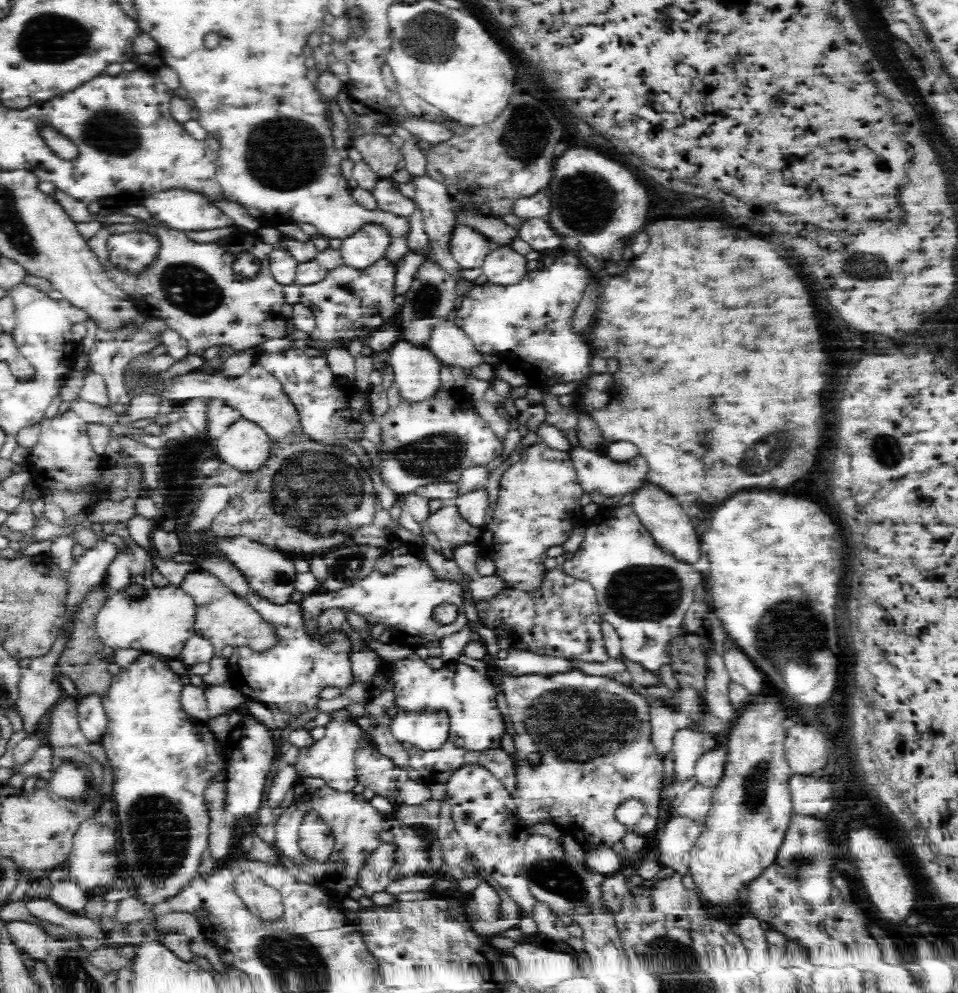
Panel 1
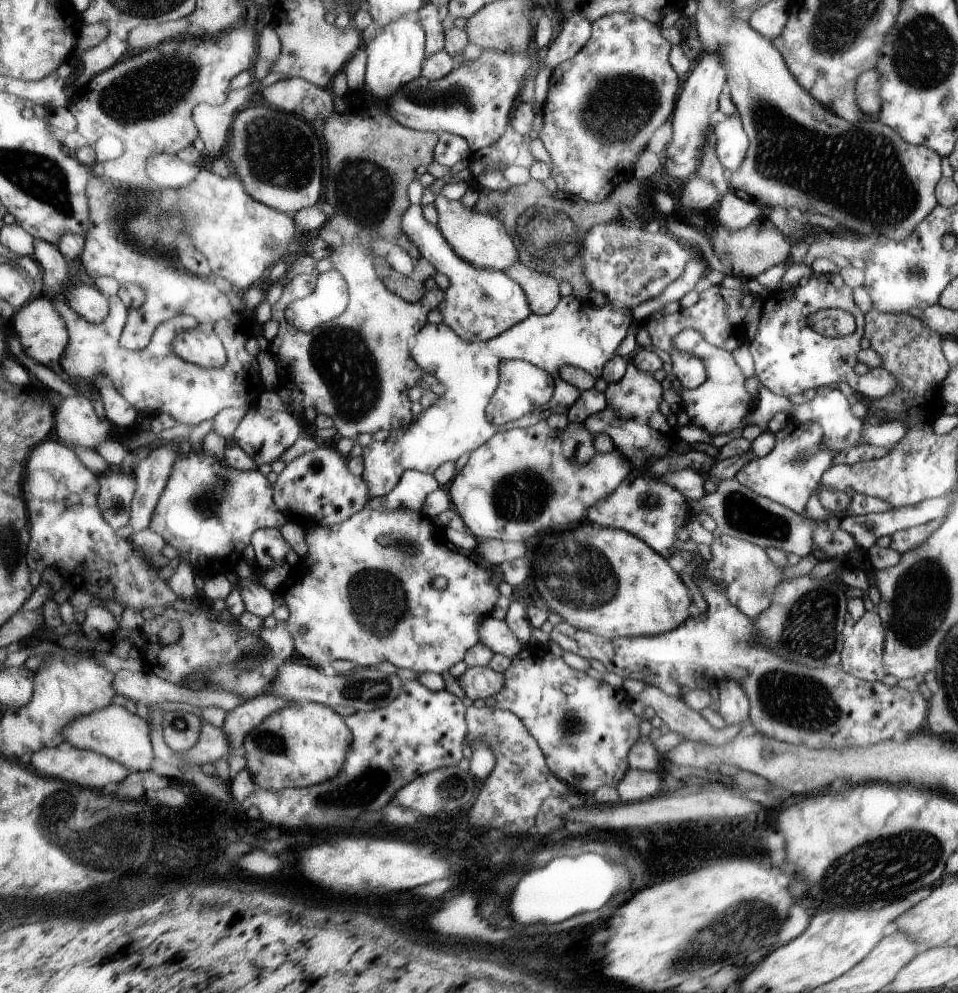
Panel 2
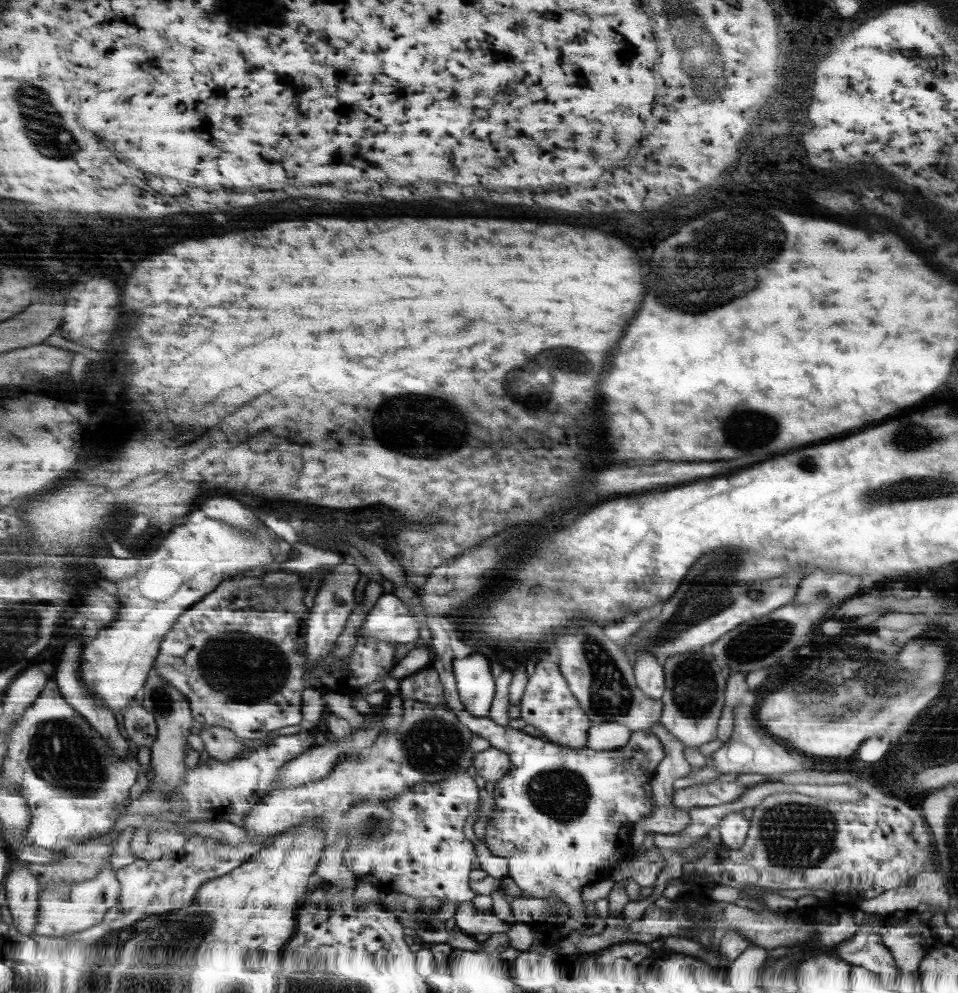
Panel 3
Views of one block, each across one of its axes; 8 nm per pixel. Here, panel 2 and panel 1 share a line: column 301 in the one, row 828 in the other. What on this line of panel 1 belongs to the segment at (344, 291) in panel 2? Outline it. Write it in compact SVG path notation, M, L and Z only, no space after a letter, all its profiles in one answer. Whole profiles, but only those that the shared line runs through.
M308 812L304 816L304 822L300 826L300 838L298 838L300 850L310 856L316 858L318 862L326 862L332 846L334 846L334 834L332 830L320 820L320 814L316 812Z

